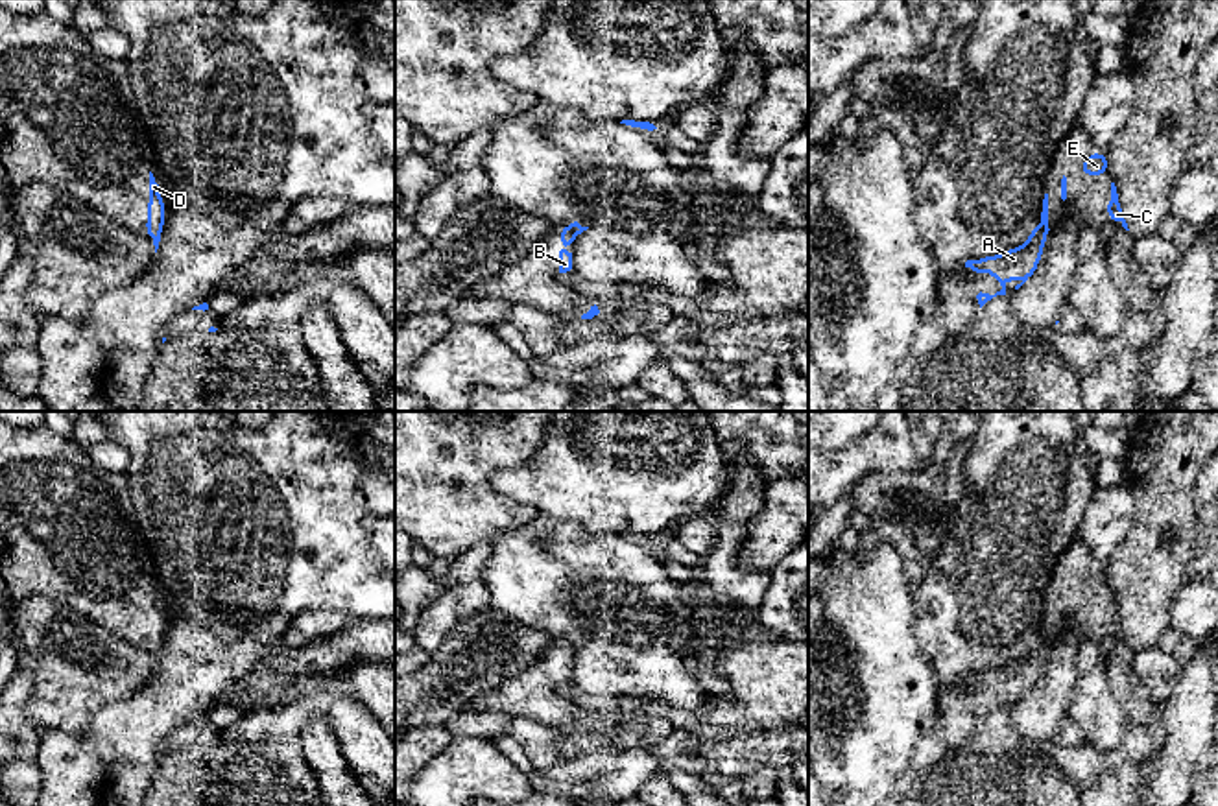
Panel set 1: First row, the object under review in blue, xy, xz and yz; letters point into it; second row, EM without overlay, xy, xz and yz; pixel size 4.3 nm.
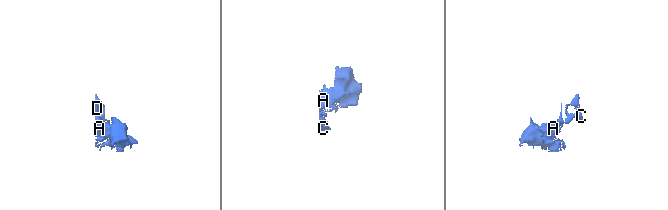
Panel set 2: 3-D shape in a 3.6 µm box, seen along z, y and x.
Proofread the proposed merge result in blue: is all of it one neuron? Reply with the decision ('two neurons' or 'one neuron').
two neurons

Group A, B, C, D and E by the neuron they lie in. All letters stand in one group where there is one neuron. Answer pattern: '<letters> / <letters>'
A / B C D E

